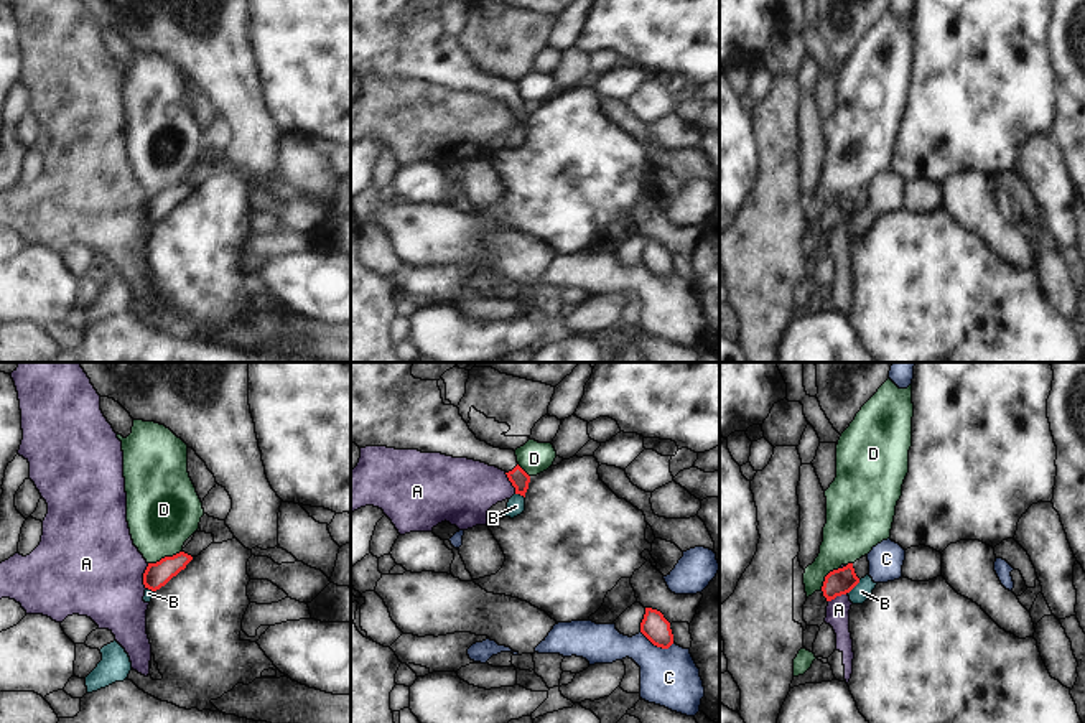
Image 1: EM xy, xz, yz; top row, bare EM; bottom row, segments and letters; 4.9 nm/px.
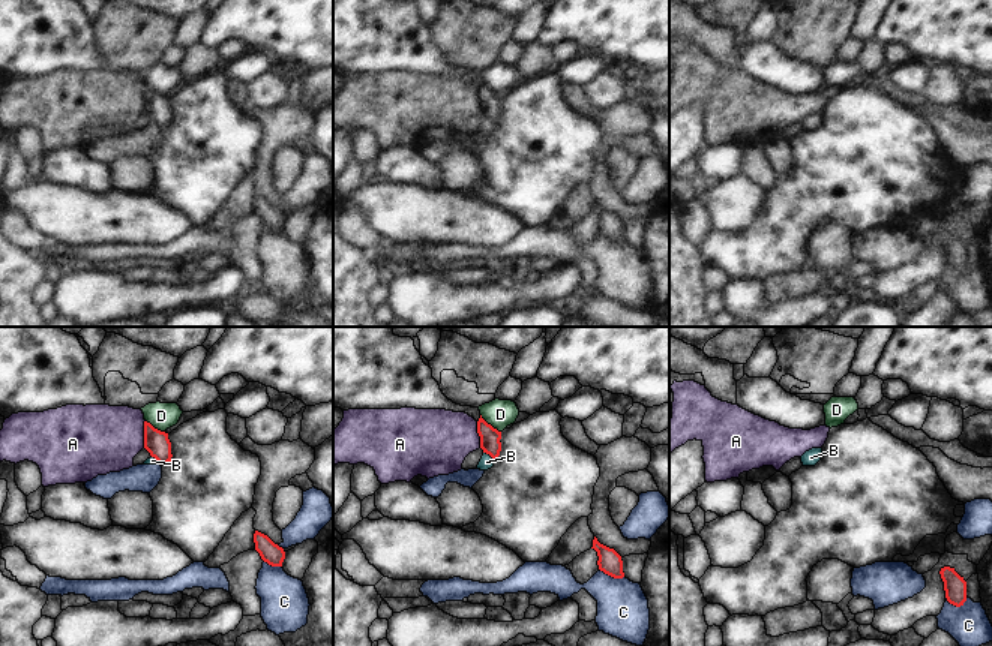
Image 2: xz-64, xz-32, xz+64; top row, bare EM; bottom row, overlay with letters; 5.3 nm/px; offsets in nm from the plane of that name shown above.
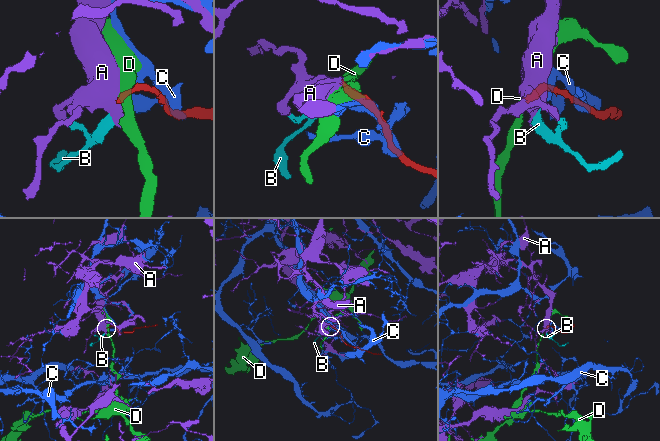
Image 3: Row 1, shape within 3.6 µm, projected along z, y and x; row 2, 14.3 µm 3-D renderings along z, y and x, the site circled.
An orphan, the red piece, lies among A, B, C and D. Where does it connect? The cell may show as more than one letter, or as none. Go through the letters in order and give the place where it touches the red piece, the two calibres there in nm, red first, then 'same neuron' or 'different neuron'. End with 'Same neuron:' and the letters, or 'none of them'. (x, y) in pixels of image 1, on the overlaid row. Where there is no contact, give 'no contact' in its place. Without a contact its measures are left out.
A: contact xy (144, 577); calibres 120 and 460 nm; different neuron
B: contact yz (855, 585); calibres 130 and 90 nm; different neuron
C: contact xz (657, 646); calibres 140 and 280 nm; different neuron
D: contact xy (165, 557); calibres 120 and 360 nm; different neuron
Same neuron: none of them

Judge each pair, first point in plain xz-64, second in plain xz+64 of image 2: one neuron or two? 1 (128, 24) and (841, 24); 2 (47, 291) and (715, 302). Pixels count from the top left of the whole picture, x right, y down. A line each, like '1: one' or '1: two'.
1: one
2: one

